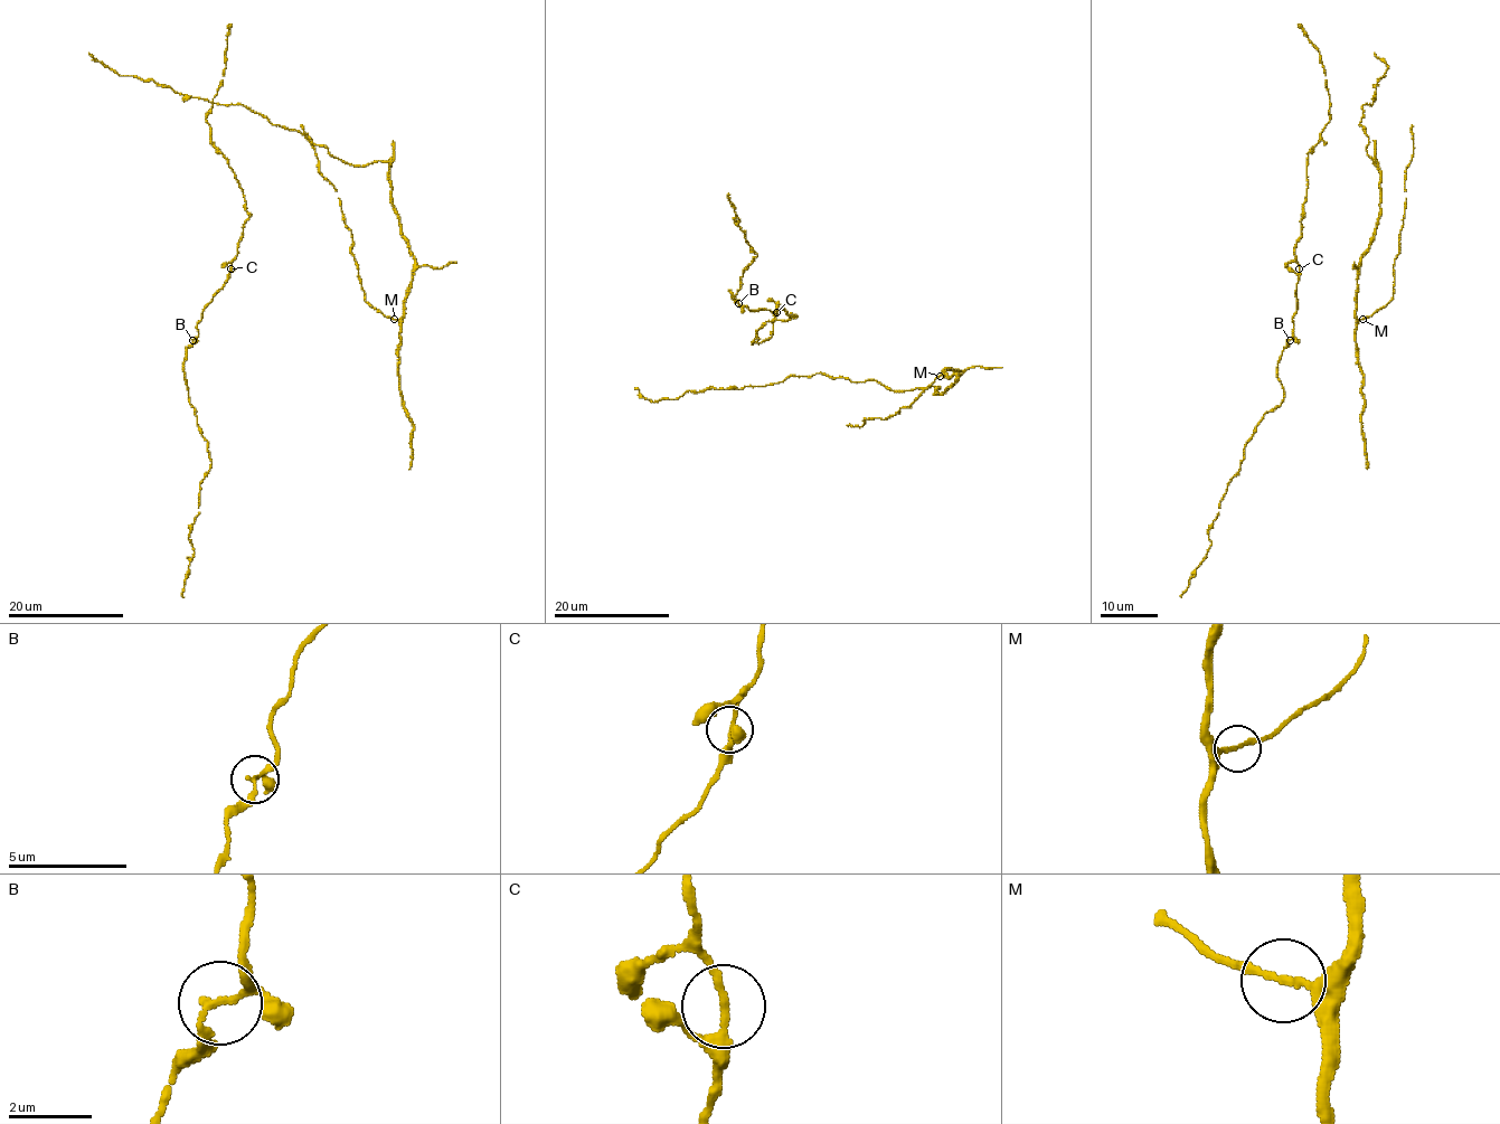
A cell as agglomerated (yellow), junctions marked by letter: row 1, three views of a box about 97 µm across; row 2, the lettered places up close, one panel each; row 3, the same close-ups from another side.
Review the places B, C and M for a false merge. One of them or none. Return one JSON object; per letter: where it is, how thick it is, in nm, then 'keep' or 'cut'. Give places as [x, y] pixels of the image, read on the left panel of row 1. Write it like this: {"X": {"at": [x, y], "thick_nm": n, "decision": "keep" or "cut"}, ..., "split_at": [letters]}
{"B": {"at": [192, 340], "thick_nm": 140, "decision": "keep"}, "C": {"at": [230, 268], "thick_nm": 180, "decision": "keep"}, "M": {"at": [394, 319], "thick_nm": 140, "decision": "keep"}, "split_at": []}

